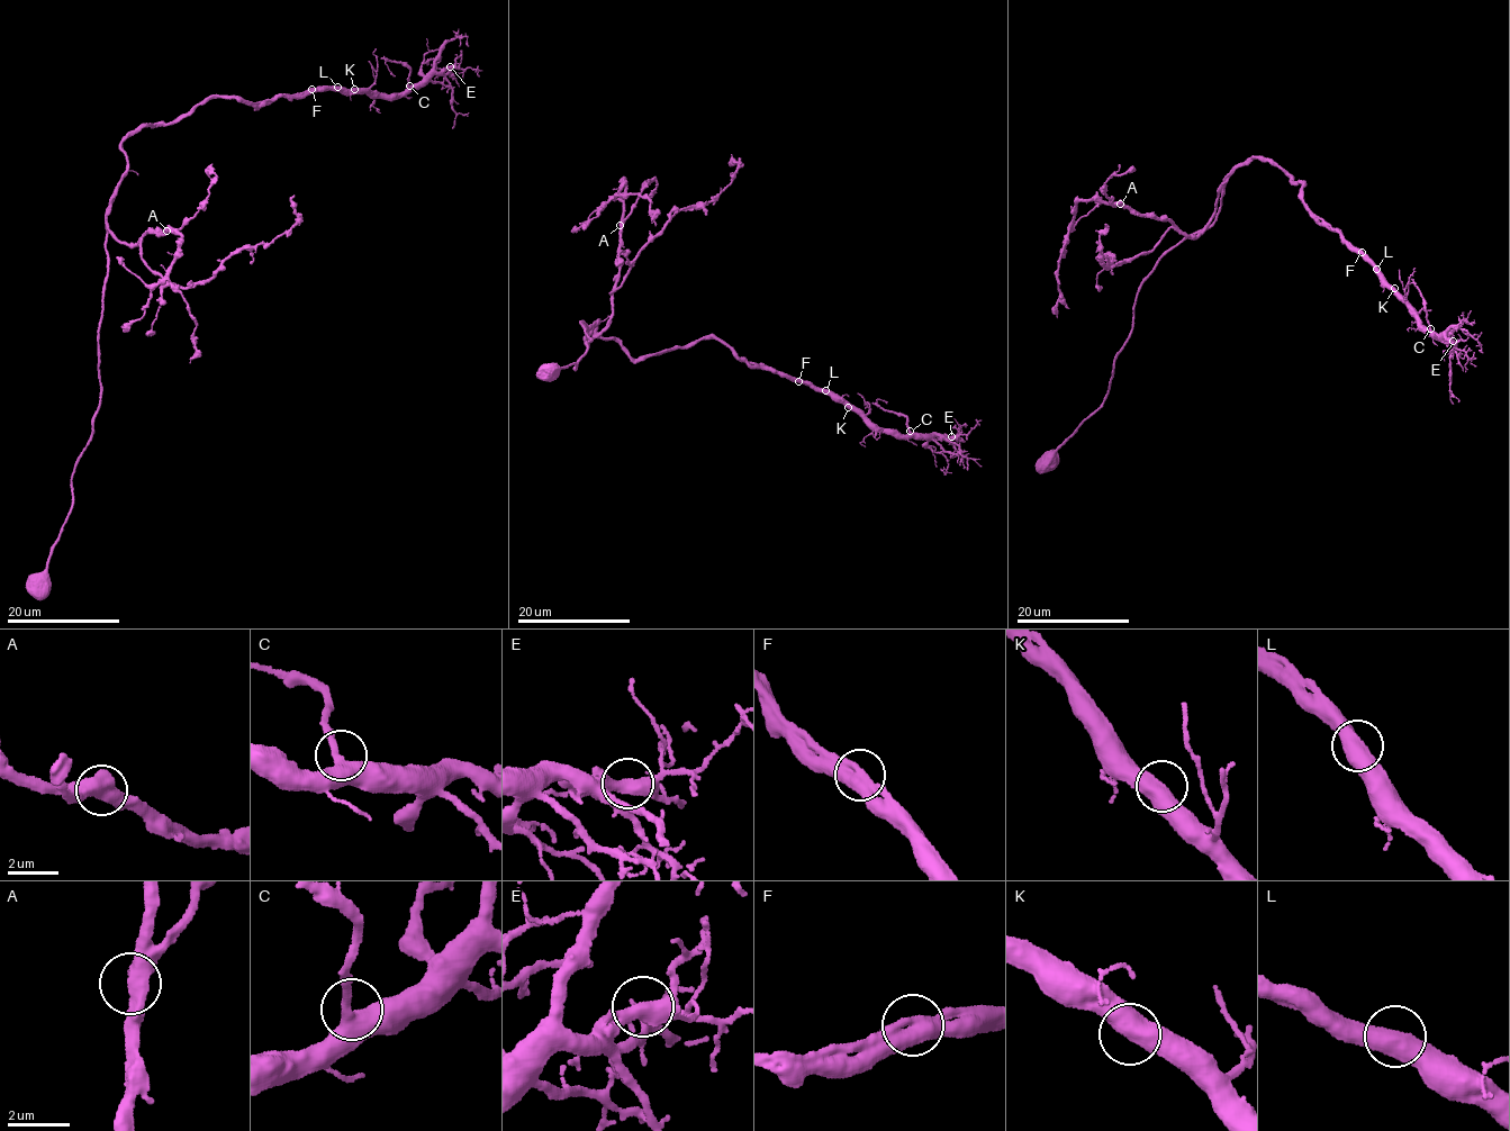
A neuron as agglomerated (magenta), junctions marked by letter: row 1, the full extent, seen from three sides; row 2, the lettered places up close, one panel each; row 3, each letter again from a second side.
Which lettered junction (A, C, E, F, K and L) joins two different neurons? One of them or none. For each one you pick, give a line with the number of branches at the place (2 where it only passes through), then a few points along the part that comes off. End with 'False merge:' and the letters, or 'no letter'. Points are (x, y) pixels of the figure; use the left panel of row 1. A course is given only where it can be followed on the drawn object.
False merge: no letter

